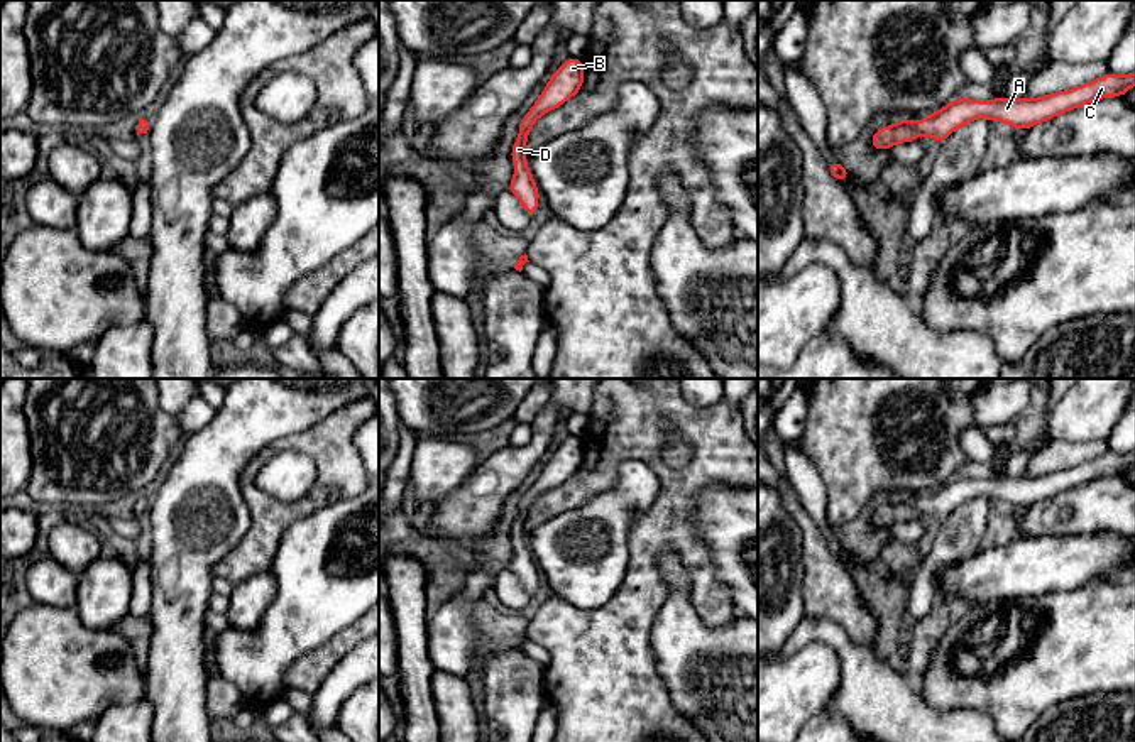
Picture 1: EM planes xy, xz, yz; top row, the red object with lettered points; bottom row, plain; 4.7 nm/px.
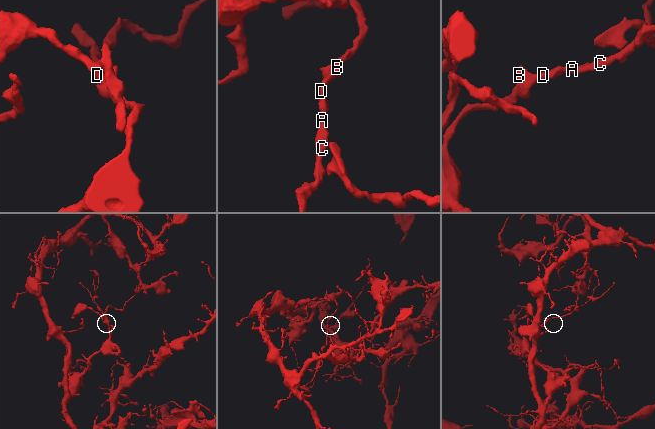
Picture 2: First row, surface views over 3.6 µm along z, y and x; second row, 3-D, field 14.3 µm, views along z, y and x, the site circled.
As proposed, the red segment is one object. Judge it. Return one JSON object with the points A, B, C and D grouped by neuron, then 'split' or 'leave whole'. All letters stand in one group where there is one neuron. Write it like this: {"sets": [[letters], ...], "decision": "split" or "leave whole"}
{"sets": [["A", "B", "C", "D"]], "decision": "leave whole"}

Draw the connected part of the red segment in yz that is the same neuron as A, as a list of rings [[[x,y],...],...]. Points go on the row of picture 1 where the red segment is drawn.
[[[1135,71],[1125,76],[1106,73],[1077,88],[1055,91],[1040,98],[995,98],[991,101],[957,98],[935,113],[927,115],[922,122],[898,120],[890,127],[878,128],[873,134],[871,147],[875,150],[891,149],[895,144],[917,140],[922,134],[942,142],[957,127],[968,125],[981,117],[986,117],[990,122],[998,120],[1027,130],[1035,123],[1047,122],[1099,98],[1123,96],[1133,85]]]

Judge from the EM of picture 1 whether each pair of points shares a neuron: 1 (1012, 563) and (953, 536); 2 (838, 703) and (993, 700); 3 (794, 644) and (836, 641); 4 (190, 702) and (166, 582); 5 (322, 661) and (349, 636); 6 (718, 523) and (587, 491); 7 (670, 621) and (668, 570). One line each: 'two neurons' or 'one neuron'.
1: two neurons
2: two neurons
3: one neuron
4: one neuron
5: one neuron
6: two neurons
7: one neuron

